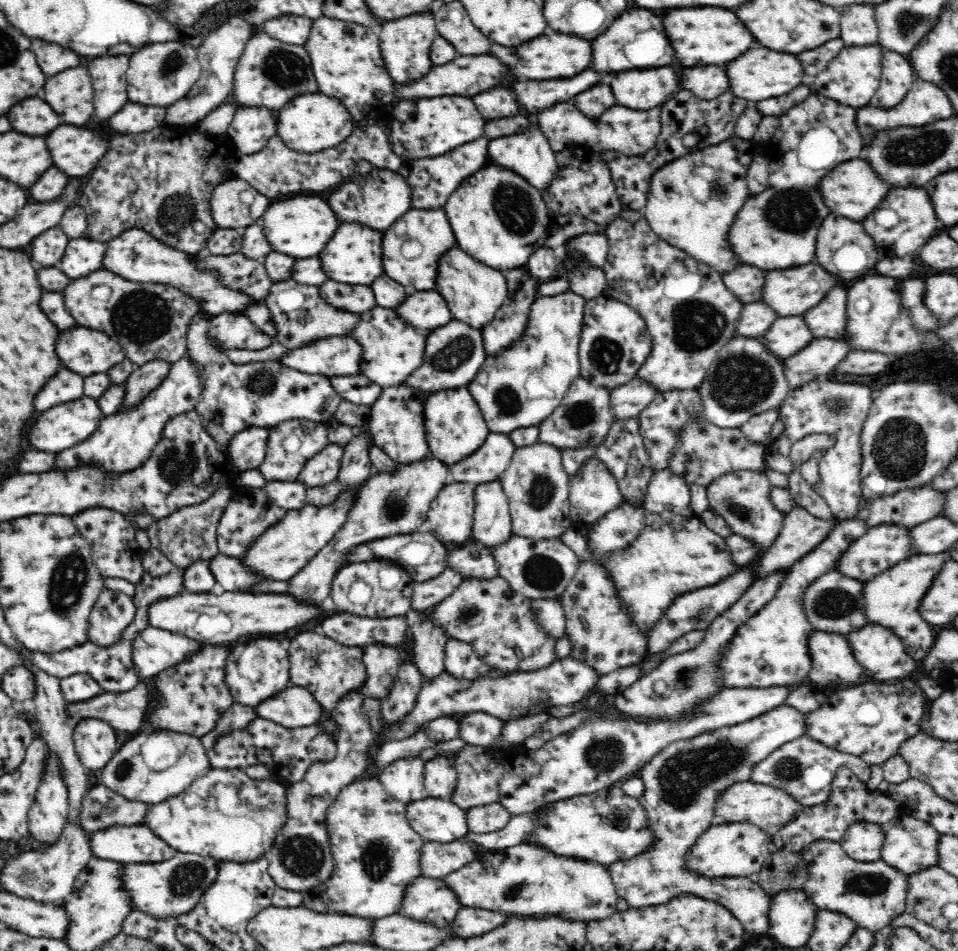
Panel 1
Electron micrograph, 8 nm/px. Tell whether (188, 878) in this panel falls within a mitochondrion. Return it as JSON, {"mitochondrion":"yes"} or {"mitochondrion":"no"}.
{"mitochondrion":"yes"}

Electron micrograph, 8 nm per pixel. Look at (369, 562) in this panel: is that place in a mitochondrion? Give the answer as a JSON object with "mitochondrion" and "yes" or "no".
{"mitochondrion":"no"}

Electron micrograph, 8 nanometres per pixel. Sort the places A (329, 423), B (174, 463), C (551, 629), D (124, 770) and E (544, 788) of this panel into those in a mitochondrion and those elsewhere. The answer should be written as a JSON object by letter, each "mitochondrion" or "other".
{"A":"other","B":"mitochondrion","C":"other","D":"mitochondrion","E":"other"}

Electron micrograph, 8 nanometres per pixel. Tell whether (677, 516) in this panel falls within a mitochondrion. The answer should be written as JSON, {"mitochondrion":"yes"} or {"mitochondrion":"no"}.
{"mitochondrion":"no"}

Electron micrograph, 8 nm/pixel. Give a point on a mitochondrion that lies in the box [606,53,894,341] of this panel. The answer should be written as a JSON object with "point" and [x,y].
{"point":[791,210]}

